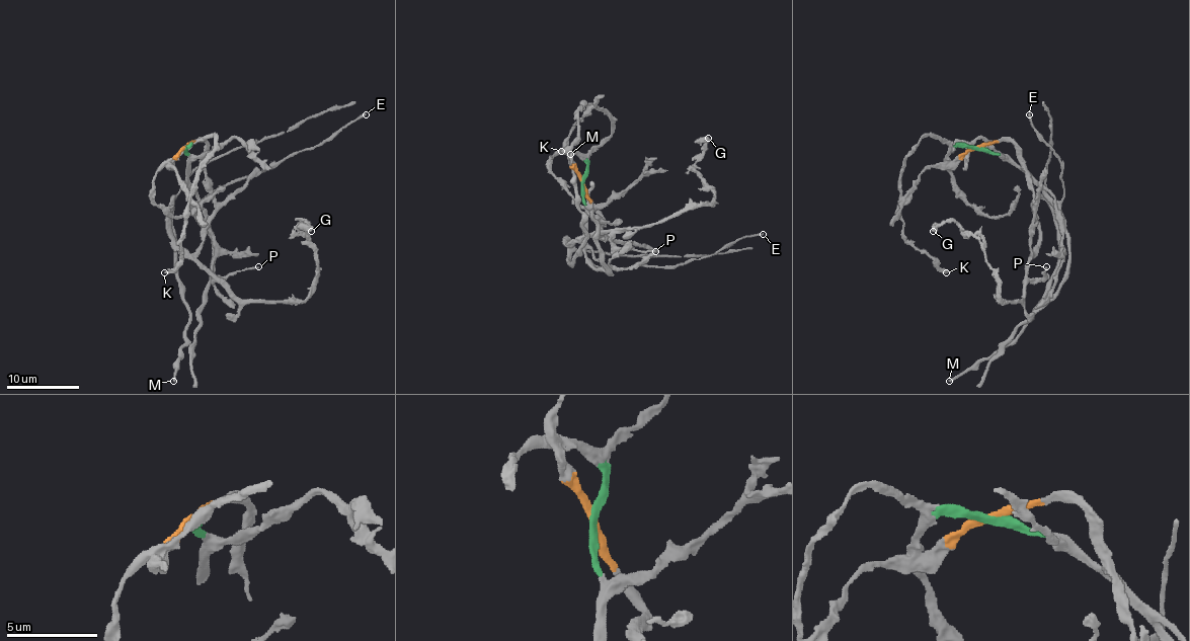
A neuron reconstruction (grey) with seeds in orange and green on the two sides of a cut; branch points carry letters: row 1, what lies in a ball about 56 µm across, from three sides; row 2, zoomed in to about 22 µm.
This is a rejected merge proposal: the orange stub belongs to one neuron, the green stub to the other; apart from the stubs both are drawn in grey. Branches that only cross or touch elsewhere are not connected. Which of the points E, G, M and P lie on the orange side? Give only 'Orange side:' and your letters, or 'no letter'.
Orange side: G, M, P

